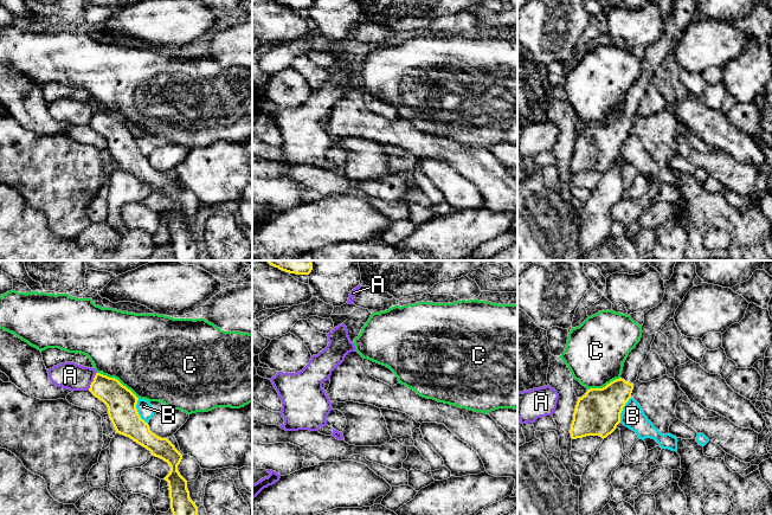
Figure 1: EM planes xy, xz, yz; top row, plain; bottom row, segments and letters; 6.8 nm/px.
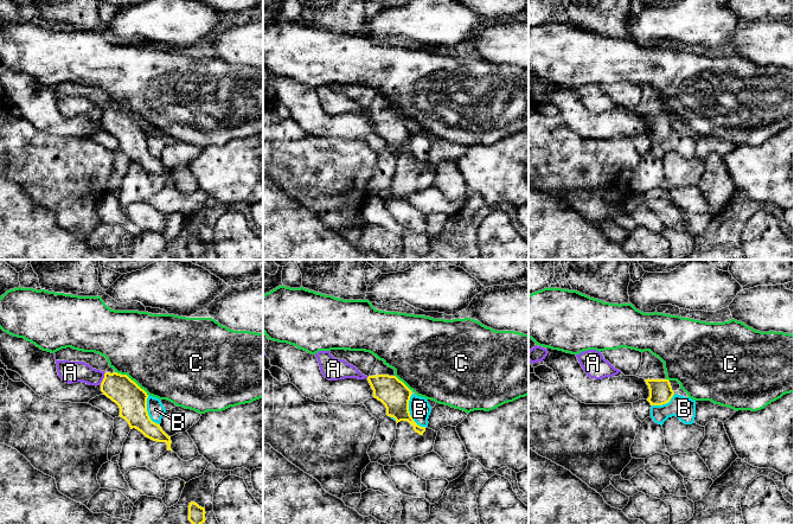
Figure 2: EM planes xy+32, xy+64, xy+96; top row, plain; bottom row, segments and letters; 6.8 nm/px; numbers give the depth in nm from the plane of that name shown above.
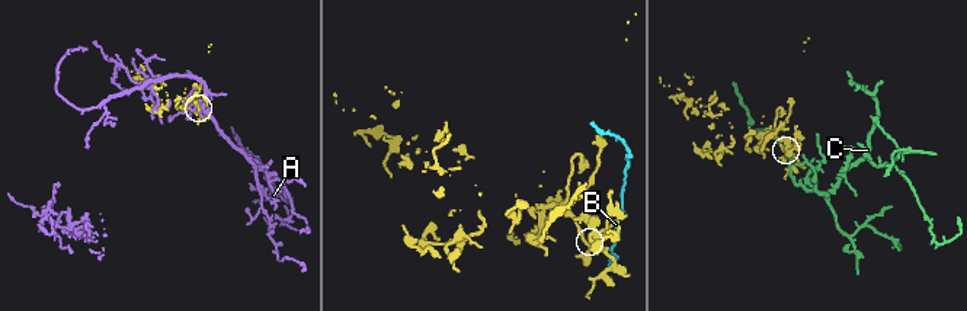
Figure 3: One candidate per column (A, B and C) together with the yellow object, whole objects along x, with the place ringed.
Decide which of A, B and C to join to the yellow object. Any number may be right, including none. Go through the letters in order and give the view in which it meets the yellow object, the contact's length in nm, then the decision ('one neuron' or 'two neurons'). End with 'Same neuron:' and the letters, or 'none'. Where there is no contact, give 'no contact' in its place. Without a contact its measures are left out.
A: contact in xy; length 140 nm; two neurons
B: contact in xy; length 190 nm; two neurons
C: contact in xy; length 340 nm; two neurons
Same neuron: none

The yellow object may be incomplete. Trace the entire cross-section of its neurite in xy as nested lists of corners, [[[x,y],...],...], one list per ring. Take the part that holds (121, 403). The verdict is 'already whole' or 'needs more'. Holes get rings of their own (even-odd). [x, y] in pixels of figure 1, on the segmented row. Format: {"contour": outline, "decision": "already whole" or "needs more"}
{"contour": [[[96,373],[89,391],[107,405],[116,433],[129,437],[149,450],[152,456],[169,464],[171,471],[163,479],[168,482],[173,515],[198,515],[198,507],[189,497],[187,481],[178,471],[182,455],[167,438],[150,431],[148,423],[137,412],[139,398],[117,379],[101,373]]], "decision": "already whole"}

